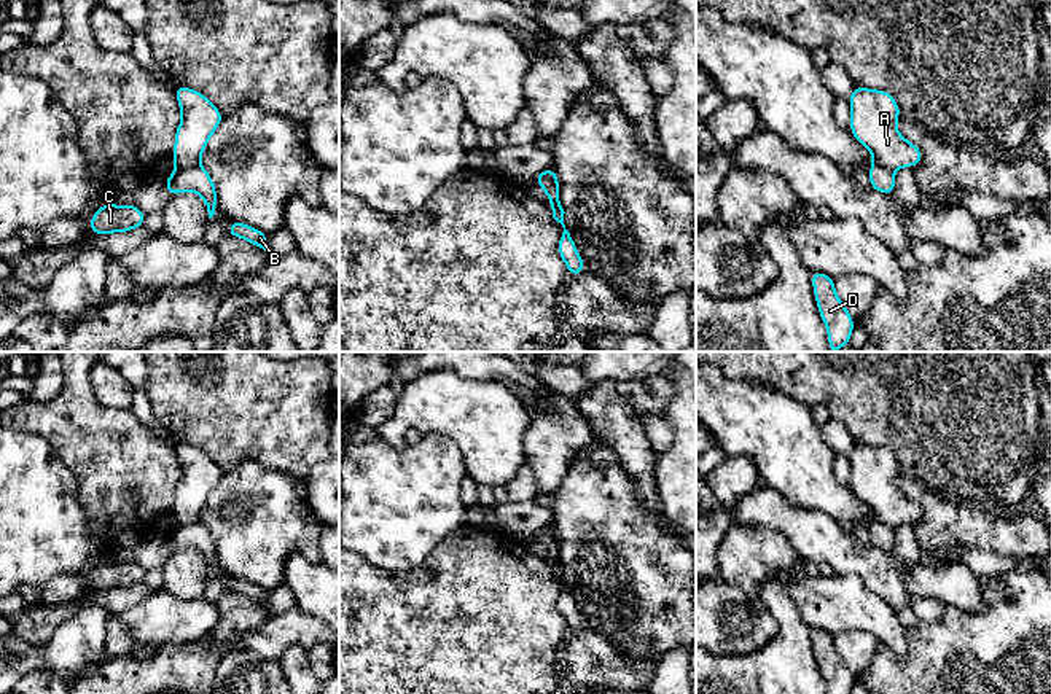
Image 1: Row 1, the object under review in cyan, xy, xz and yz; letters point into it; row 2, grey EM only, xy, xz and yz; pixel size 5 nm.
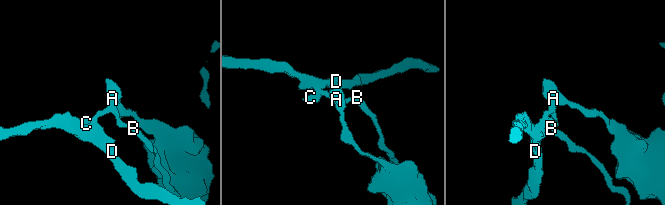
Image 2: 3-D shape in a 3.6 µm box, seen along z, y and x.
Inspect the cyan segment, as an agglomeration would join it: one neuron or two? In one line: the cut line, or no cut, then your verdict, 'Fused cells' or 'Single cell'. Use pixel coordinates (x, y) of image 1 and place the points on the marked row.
Split along xz (535, 177), (545, 177), (558, 188). Fused cells

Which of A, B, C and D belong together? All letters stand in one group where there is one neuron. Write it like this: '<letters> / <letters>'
A / B C D

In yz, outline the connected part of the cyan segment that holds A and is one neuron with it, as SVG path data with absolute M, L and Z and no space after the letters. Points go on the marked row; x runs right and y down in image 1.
M855 86L850 102L850 132L887 169L914 167L922 161L919 146L895 127L900 108L887 91Z

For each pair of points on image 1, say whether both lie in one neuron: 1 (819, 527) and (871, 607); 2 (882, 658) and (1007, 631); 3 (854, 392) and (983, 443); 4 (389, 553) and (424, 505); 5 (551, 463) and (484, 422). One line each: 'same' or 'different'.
1: different
2: same
3: same
4: same
5: different

